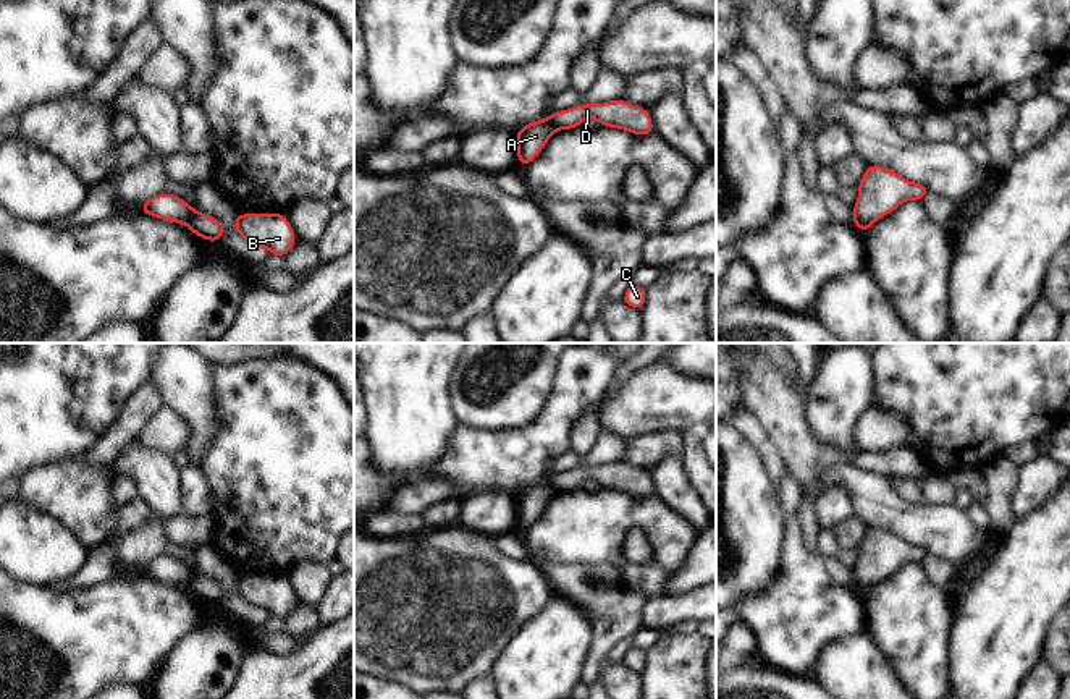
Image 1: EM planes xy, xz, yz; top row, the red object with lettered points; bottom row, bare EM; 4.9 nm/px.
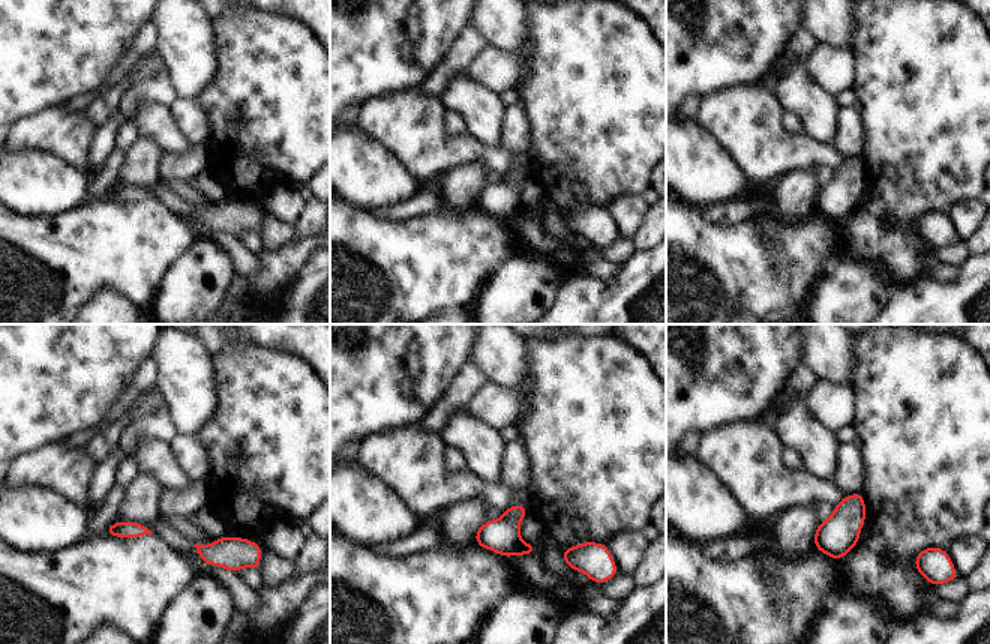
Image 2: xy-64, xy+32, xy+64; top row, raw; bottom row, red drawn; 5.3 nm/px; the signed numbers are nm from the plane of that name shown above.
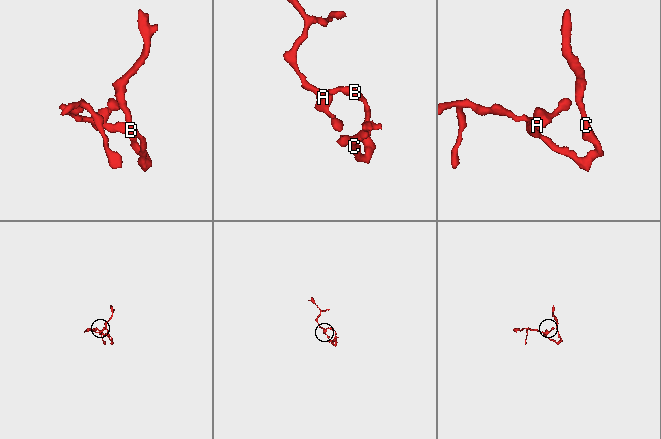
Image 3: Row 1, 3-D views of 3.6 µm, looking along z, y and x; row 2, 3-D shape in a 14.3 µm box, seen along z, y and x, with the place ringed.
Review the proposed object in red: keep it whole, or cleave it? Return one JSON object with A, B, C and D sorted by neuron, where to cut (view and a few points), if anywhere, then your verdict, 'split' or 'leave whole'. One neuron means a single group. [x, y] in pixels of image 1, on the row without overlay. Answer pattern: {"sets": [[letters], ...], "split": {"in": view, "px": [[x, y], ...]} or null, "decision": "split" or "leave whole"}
{"sets": [["A"], ["B", "C", "D"]], "split": {"in": "xy", "px": [[194, 571], [186, 586]]}, "decision": "split"}

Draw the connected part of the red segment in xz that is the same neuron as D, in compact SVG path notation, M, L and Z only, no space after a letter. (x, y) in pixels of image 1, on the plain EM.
M609 463L606 466L575 468L569 472L559 472L548 477L548 482L558 492L574 492L592 479L601 489L619 490L637 498L655 495L650 474L626 463Z

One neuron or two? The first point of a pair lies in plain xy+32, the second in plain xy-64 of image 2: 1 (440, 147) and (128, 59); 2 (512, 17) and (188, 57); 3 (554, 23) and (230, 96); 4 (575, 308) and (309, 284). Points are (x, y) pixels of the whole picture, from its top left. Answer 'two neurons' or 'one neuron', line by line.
1: two neurons
2: one neuron
3: one neuron
4: one neuron

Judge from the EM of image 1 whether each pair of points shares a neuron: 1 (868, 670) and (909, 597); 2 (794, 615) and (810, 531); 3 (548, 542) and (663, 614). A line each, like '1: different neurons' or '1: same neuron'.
1: different neurons
2: different neurons
3: different neurons

